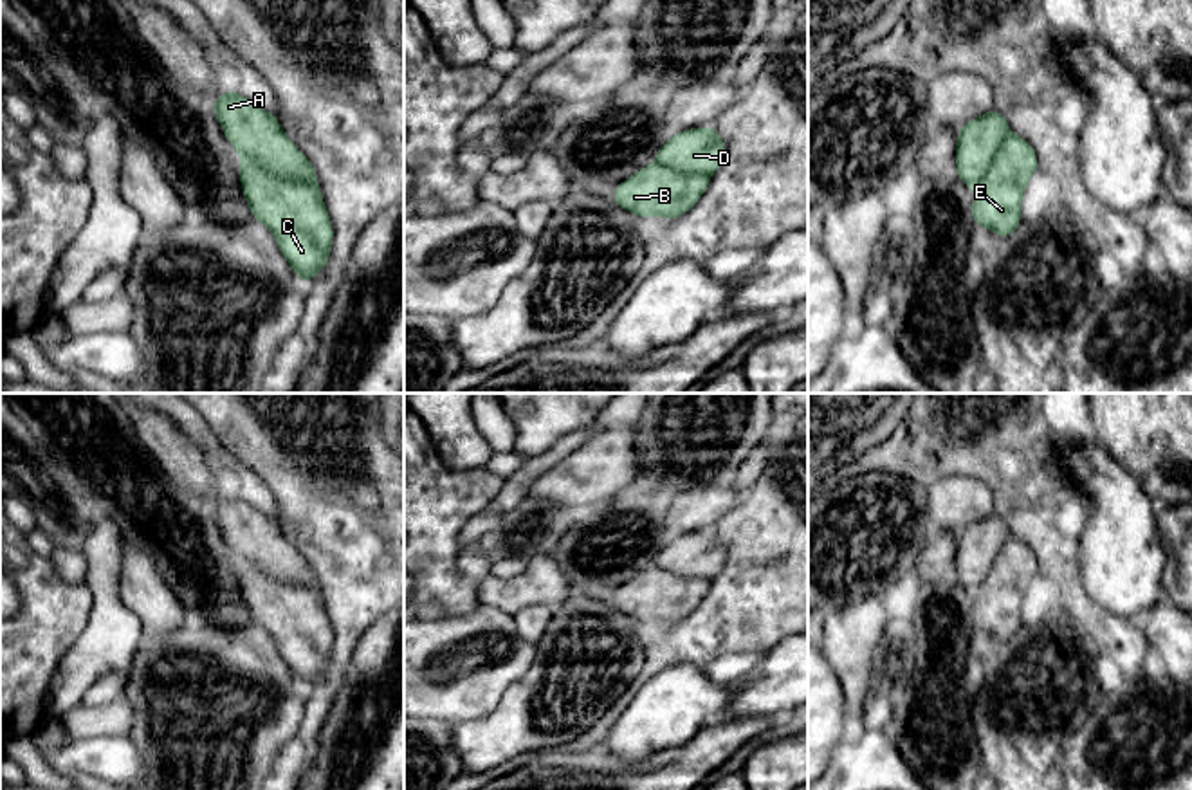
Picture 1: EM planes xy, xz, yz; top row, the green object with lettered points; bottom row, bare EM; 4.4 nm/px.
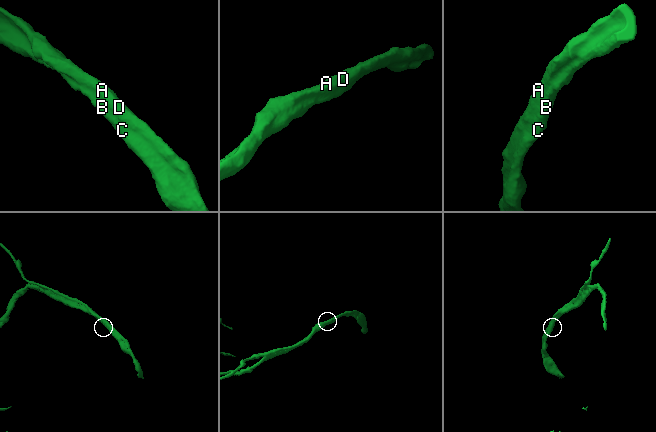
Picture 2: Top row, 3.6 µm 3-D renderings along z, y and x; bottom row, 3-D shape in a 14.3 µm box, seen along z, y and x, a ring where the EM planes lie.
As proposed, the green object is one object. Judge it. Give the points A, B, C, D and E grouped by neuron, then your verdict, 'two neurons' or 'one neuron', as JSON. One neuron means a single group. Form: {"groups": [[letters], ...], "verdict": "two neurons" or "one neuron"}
{"groups": [["A", "B", "C", "D", "E"]], "verdict": "one neuron"}

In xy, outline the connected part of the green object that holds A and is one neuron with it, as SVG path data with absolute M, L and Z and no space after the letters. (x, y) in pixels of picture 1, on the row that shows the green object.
M233 88L218 96L211 106L224 135L242 157L238 179L254 220L272 233L287 263L307 285L326 267L334 240L334 225L317 188L319 182L314 166L285 135L276 115Z

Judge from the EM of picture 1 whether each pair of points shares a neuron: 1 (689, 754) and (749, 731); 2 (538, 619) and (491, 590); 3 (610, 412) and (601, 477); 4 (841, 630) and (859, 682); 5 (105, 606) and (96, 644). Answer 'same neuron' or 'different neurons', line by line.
1: same neuron
2: different neurons
3: different neurons
4: same neuron
5: same neuron

